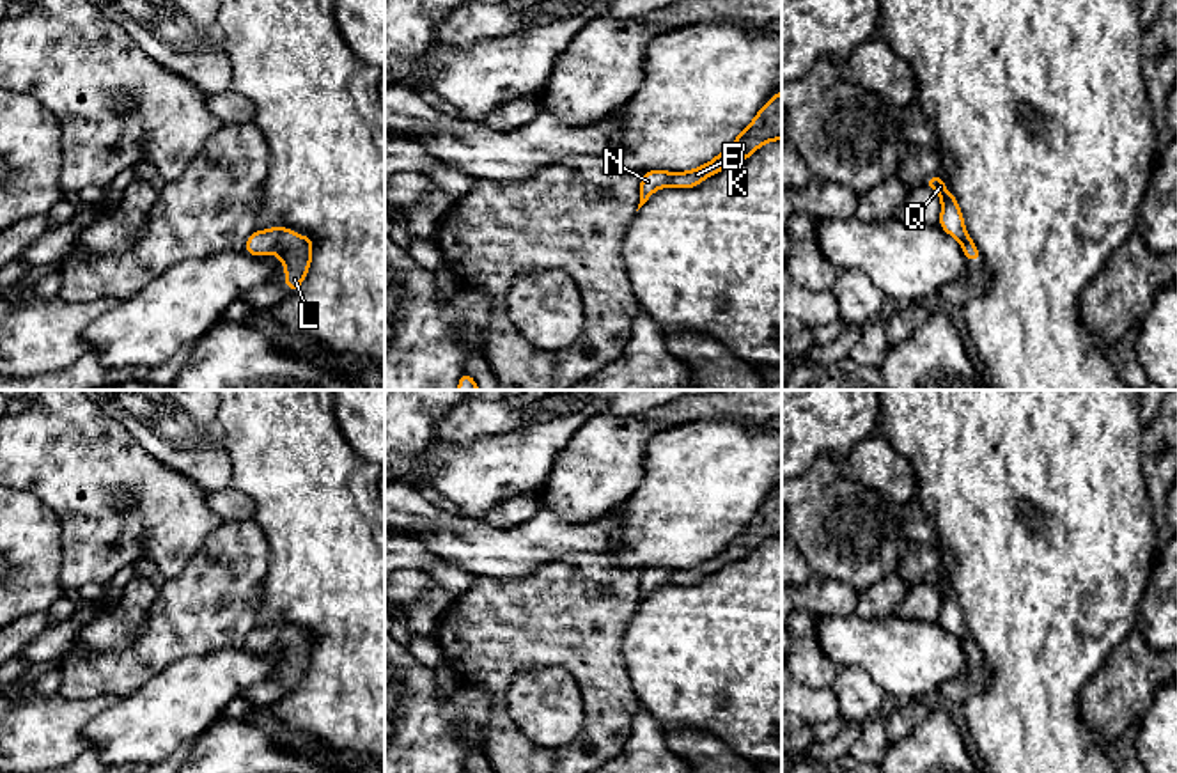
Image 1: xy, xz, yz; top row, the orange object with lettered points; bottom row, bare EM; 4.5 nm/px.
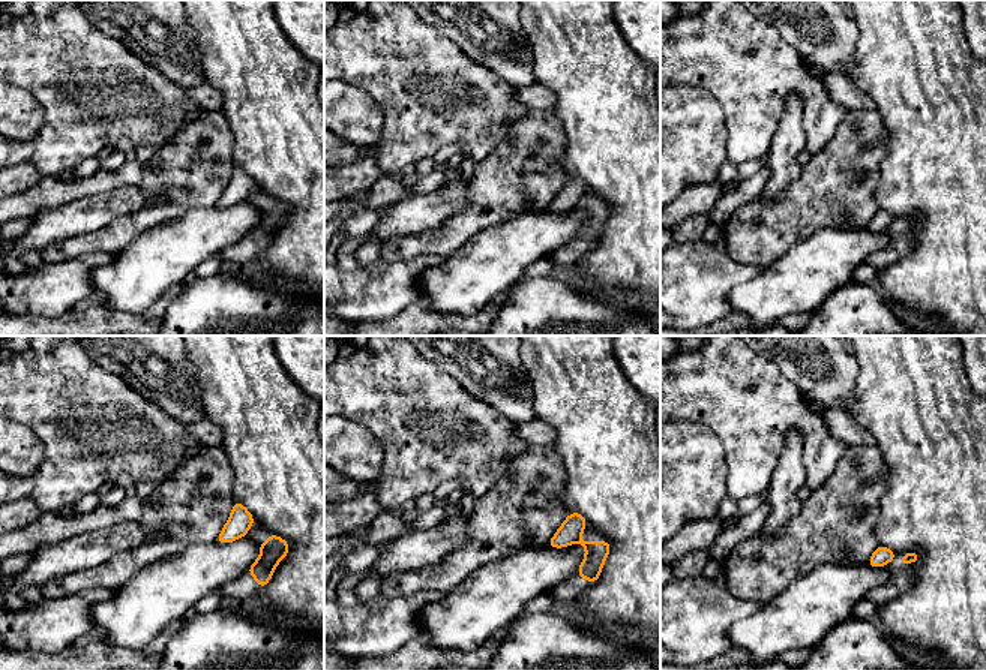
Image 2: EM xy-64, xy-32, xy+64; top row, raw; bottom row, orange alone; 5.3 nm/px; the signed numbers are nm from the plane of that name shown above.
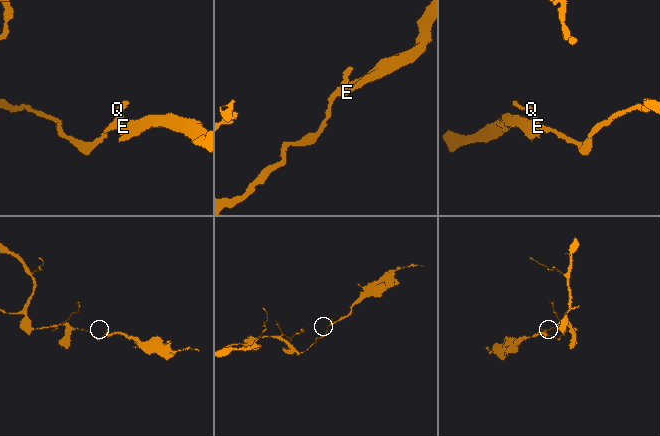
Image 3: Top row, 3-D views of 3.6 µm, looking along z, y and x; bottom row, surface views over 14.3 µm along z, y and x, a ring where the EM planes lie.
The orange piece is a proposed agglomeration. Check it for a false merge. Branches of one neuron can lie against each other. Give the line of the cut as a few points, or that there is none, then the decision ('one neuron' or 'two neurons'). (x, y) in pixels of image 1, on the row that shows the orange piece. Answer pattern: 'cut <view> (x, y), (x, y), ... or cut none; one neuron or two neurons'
cut xy (286, 229), (270, 250); two neurons

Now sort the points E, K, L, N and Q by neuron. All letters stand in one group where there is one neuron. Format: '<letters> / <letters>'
E K L / N Q

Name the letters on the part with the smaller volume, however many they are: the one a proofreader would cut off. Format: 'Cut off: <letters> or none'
Cut off: E, K, L

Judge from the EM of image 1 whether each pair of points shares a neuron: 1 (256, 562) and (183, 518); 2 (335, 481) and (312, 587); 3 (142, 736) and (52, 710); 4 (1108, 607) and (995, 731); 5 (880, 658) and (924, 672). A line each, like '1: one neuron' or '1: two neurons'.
1: two neurons
2: one neuron
3: two neurons
4: one neuron
5: one neuron

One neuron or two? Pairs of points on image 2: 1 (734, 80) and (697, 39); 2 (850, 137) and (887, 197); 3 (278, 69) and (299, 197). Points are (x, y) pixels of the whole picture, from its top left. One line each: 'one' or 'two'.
1: one
2: two
3: one

